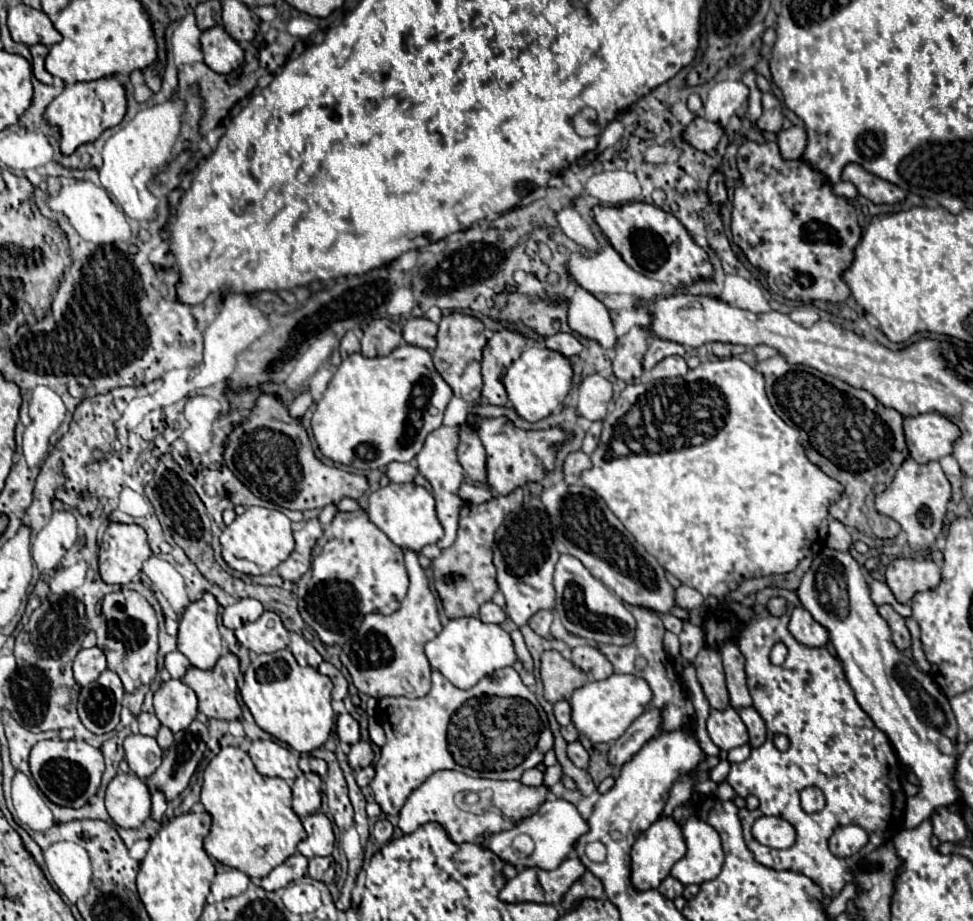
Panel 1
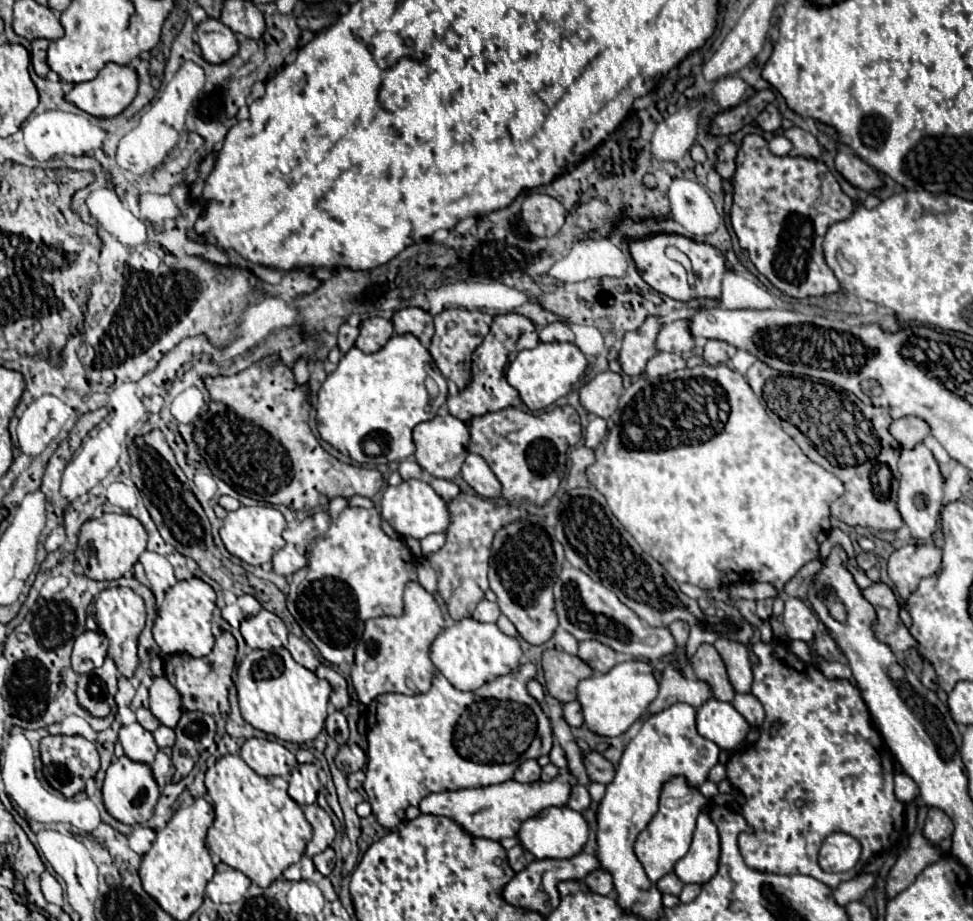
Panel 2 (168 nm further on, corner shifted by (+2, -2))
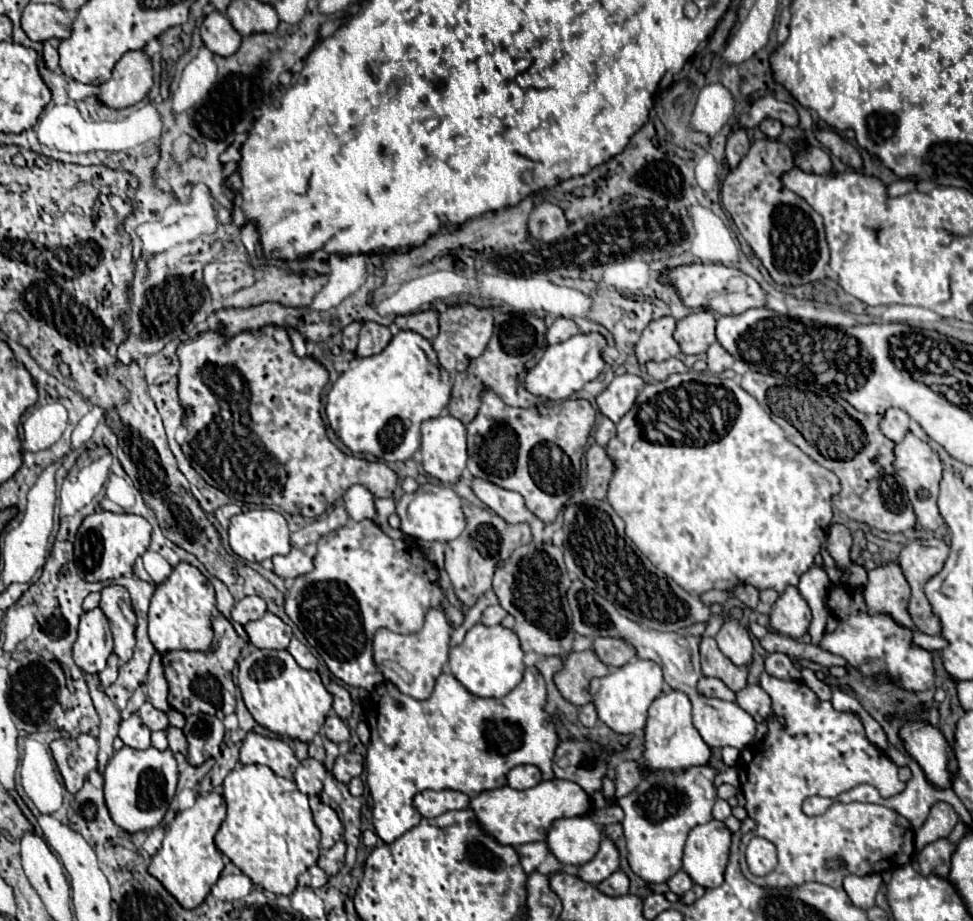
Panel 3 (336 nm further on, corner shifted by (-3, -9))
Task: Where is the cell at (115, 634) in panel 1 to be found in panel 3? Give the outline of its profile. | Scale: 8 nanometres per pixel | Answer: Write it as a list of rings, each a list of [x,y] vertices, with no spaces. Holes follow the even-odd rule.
[[[122,586],[104,588],[100,610],[110,620],[110,630],[114,634],[114,654],[122,662],[128,662],[136,646],[136,614],[128,590]]]

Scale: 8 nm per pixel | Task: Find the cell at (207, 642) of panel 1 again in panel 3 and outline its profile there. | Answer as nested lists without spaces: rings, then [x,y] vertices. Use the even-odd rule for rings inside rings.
[[[178,564],[170,580],[160,584],[152,596],[148,612],[148,634],[154,648],[164,654],[172,650],[206,652],[212,644],[212,616],[216,608],[216,592],[210,580],[190,564]]]

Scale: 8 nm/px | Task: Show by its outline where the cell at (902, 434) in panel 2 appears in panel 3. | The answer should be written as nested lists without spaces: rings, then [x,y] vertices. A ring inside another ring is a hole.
[[[890,408],[890,412],[886,412],[884,420],[882,420],[882,432],[894,444],[900,444],[904,440],[904,434],[910,432],[910,416],[902,410]]]

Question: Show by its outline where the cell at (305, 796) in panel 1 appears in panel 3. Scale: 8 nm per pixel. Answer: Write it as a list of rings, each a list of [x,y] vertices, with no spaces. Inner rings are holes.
[[[308,758],[308,760],[300,762],[300,768],[296,769],[293,778],[299,791],[308,796],[313,796],[319,795],[323,790],[323,782],[327,773],[322,762]]]

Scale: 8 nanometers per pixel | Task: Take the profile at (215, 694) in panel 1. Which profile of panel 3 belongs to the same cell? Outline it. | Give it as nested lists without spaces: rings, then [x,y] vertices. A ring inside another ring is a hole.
[[[214,614],[214,642],[210,646],[210,650],[206,652],[166,652],[162,656],[162,664],[164,664],[164,676],[168,680],[168,702],[174,710],[182,712],[184,716],[204,712],[210,716],[218,716],[220,720],[230,716],[236,708],[236,696],[232,692],[234,682],[232,682],[232,670],[236,666],[236,658],[240,656],[242,650],[242,638],[236,634],[236,630],[232,628],[232,624],[222,616],[222,614]],[[190,700],[190,706],[186,708],[182,702]]]

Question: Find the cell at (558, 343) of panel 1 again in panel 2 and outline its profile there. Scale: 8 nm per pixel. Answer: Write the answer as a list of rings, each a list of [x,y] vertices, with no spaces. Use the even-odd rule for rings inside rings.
[[[555,321],[555,323],[551,323],[551,325],[547,325],[547,327],[543,327],[539,331],[539,339],[543,343],[551,343],[551,341],[575,341],[575,335],[573,335],[573,331],[571,331],[571,327],[567,323]]]

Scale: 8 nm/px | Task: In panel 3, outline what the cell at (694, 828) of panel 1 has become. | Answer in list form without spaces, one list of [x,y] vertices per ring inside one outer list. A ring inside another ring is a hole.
[[[710,820],[690,830],[682,870],[700,886],[716,888],[724,882],[732,832],[720,820]]]

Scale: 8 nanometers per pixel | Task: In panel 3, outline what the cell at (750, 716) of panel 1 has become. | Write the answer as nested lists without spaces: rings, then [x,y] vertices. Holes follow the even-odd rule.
[[[748,684],[742,692],[738,692],[736,704],[746,710],[758,724],[764,722],[770,714],[770,696],[766,696],[758,684]]]

